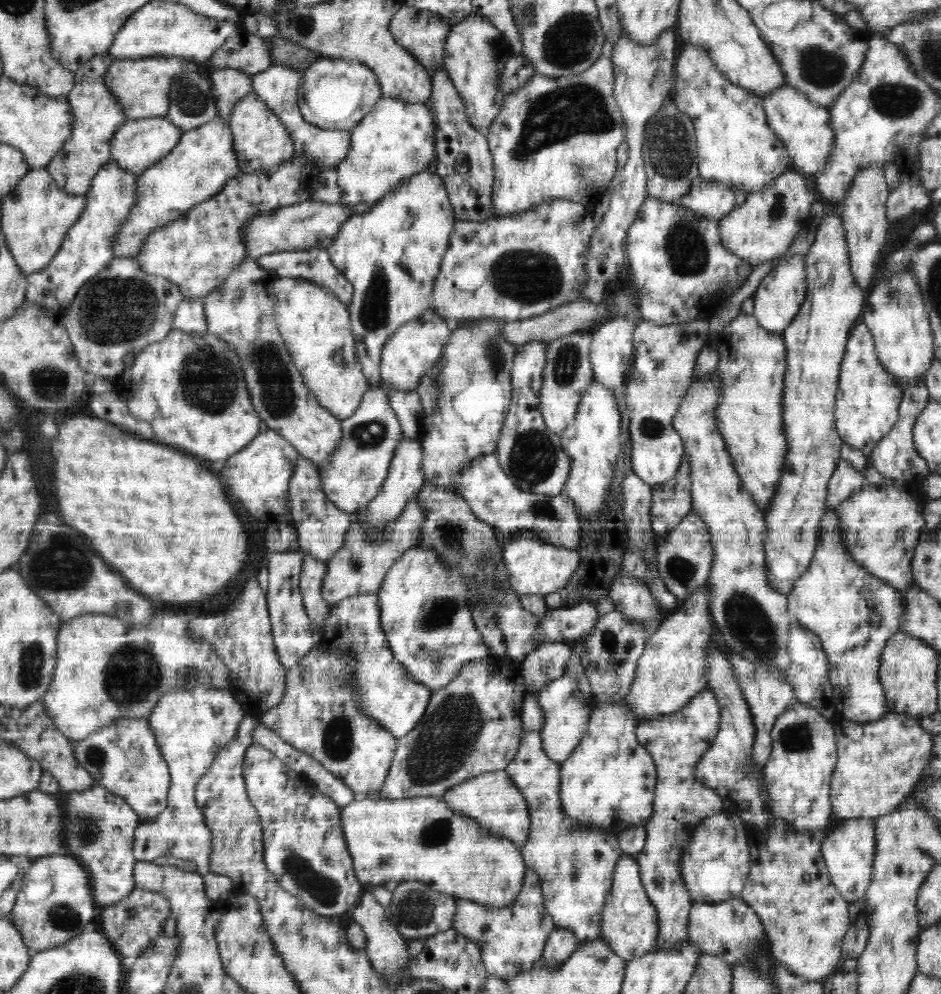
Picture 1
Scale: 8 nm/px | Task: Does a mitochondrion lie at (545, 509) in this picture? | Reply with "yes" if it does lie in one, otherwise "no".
yes

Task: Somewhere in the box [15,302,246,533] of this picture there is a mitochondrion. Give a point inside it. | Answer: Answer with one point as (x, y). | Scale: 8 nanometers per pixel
(208, 382)

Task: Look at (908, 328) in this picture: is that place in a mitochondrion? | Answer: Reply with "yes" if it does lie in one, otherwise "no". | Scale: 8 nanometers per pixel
no

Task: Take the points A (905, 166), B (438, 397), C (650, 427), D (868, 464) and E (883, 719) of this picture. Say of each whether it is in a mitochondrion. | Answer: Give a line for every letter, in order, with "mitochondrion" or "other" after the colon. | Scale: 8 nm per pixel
A: other
B: other
C: mitochondrion
D: other
E: other

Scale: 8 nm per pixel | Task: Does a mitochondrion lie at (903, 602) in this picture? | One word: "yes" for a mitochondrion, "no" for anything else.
no

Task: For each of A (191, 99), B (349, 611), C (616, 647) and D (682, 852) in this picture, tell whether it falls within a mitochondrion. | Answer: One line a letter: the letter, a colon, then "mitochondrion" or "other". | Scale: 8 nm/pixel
A: mitochondrion
B: other
C: mitochondrion
D: other

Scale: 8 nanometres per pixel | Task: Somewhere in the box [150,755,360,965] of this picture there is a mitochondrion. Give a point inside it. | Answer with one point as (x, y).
(310, 875)

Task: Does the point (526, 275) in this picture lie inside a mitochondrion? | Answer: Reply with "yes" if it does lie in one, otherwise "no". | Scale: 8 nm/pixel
yes

